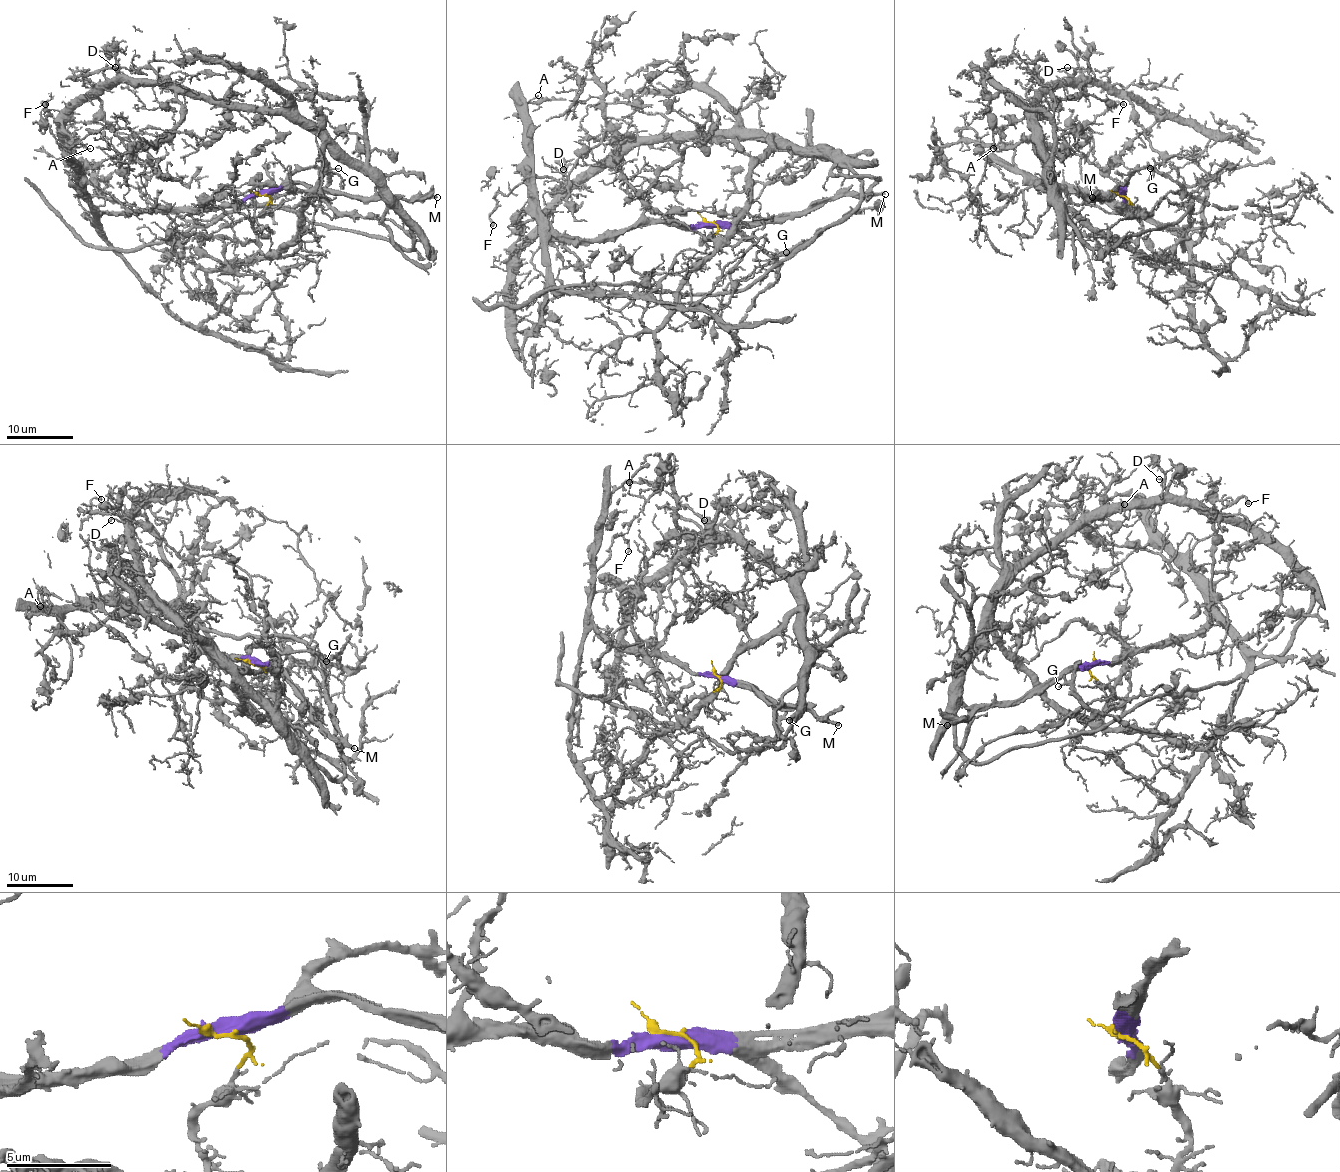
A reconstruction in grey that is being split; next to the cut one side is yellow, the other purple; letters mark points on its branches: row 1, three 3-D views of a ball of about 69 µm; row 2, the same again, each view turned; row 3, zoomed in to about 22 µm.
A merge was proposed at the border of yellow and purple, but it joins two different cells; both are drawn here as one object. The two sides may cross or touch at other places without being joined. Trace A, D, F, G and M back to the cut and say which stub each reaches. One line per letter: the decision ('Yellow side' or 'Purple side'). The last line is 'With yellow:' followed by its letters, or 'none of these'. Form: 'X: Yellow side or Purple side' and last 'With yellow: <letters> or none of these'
A: Purple side
D: Yellow side
F: Purple side
G: Purple side
M: Purple side
With yellow: D

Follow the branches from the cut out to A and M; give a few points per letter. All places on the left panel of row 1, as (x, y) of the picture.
A: (262, 194), (197, 208), (99, 211), (70, 149), (77, 143), (90, 148)
M: (262, 194), (292, 183), (304, 183), (367, 198), (405, 199), (437, 196)

